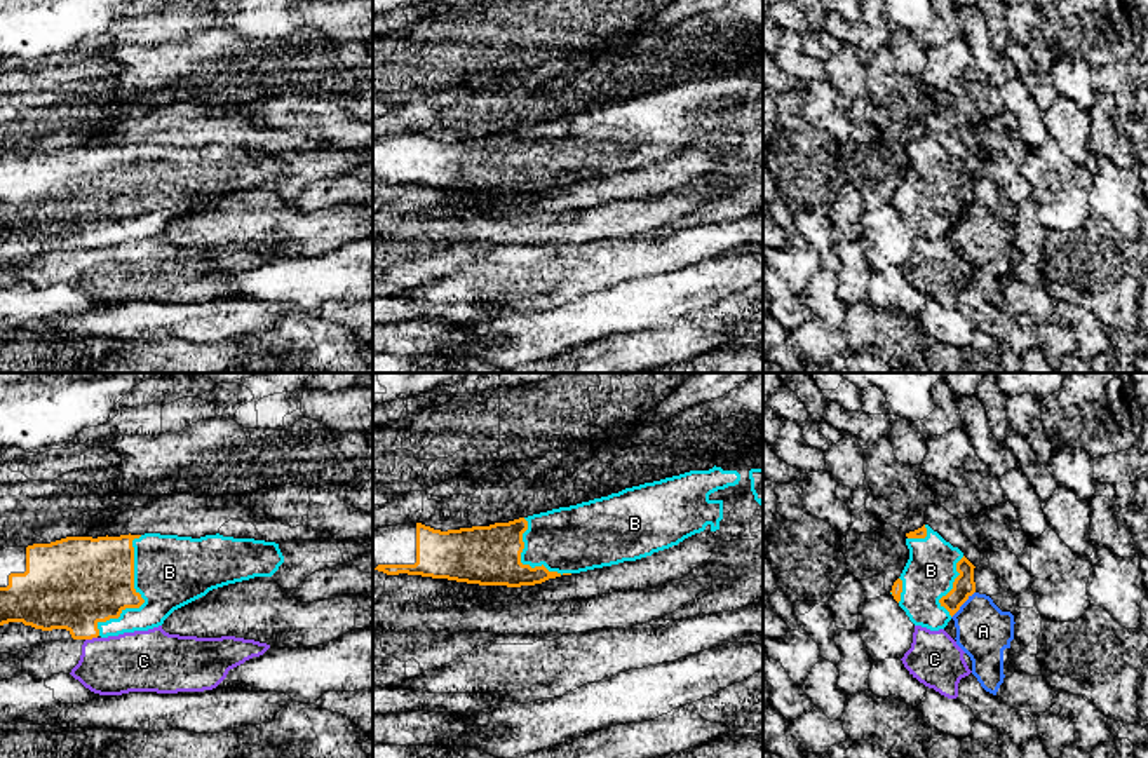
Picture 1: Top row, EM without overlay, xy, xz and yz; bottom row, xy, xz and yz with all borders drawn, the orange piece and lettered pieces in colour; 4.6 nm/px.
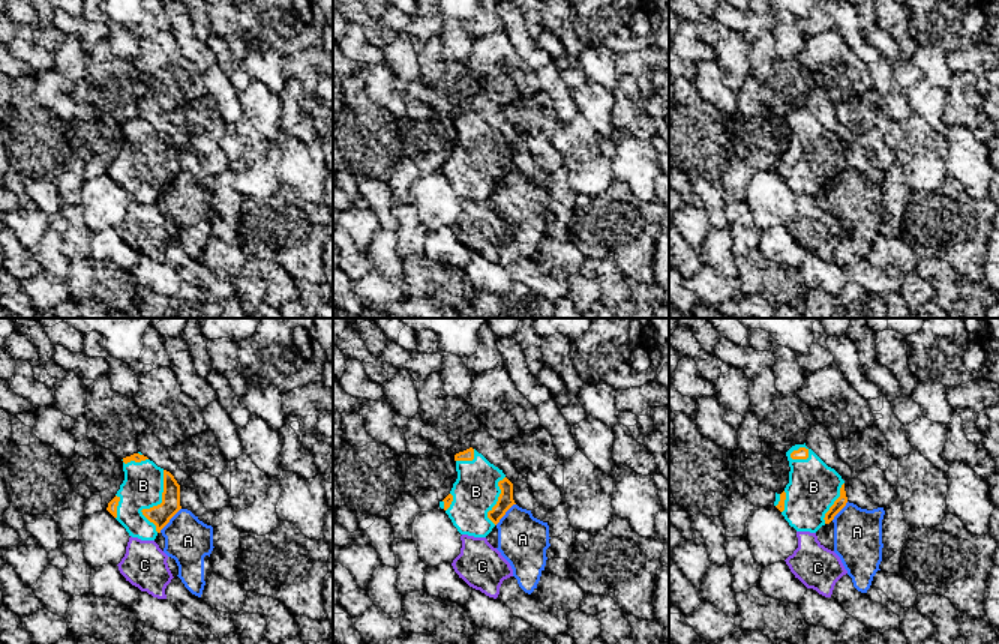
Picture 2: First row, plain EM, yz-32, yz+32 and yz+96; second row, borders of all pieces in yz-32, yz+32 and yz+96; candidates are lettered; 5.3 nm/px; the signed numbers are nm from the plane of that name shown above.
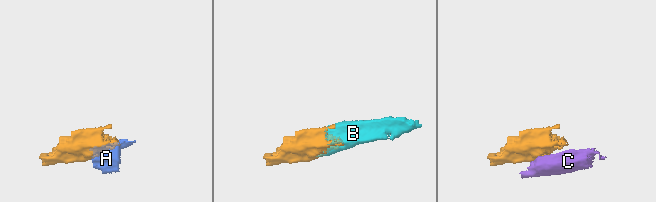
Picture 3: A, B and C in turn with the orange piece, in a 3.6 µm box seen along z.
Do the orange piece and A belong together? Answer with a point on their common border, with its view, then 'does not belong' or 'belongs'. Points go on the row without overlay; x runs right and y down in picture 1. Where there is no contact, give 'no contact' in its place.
meets orange in yz at (962, 213); does not belong

